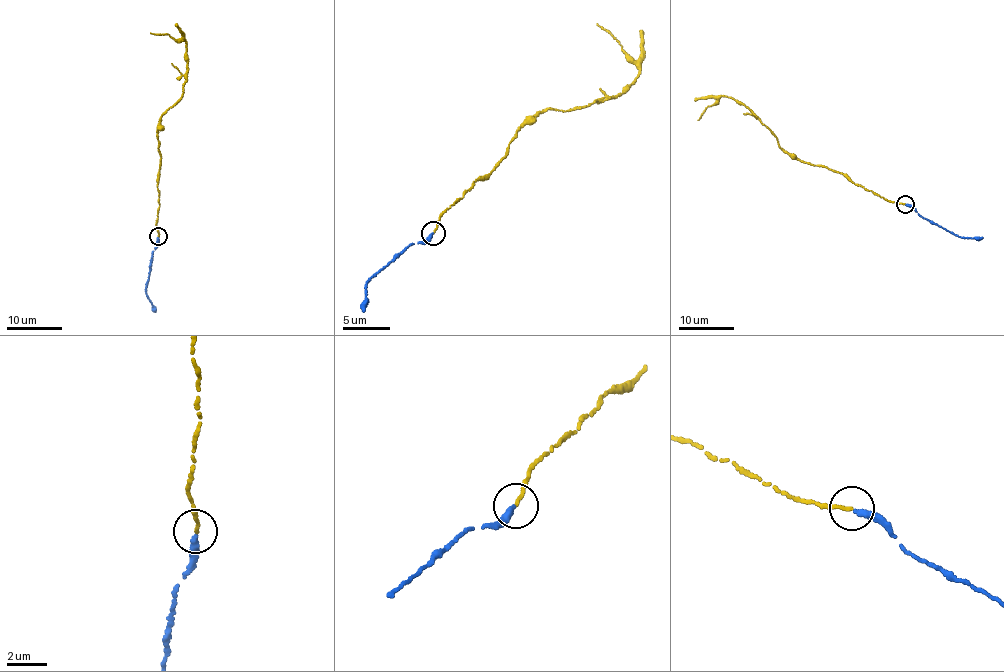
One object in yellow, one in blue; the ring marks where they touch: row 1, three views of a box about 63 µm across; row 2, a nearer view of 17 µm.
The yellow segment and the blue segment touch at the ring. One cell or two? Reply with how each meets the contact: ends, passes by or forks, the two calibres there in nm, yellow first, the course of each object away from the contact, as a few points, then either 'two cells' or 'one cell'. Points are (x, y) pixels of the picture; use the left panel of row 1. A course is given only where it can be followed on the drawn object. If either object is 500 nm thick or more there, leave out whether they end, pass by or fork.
yellow ends | blue ends | 180/320 nm | yellow via (158, 235), (157, 129), (164, 112), (175, 105), (183, 91), (187, 47), (184, 38), (150, 33) | blue via (159, 237), (151, 258), (146, 292), (155, 311) | one cell

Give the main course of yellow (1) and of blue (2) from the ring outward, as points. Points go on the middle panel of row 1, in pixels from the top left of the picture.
1: (434, 233), (446, 208), (504, 156), (525, 119), (609, 99), (636, 81), (640, 65), (596, 24)
2: (433, 233), (404, 248), (367, 281), (363, 312)

